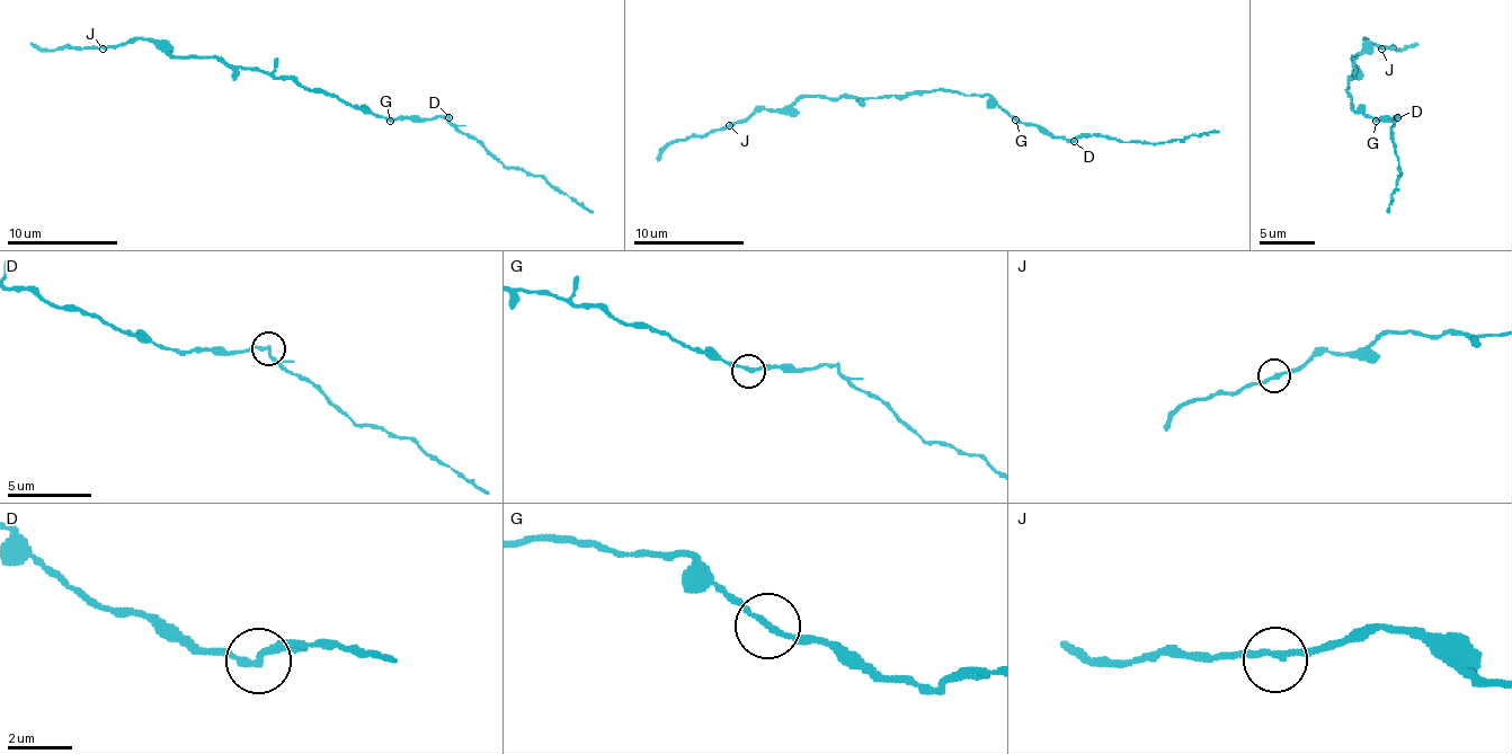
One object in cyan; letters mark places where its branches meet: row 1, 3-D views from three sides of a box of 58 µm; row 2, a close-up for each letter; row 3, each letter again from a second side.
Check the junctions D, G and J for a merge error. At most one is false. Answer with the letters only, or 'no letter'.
D

